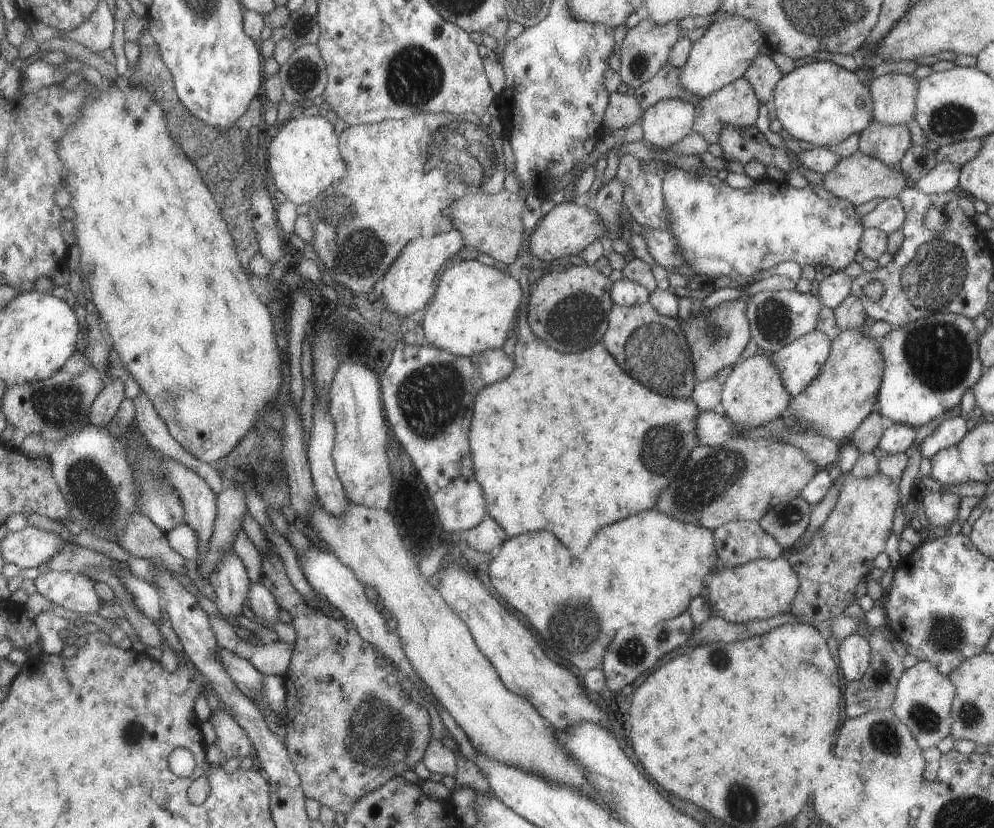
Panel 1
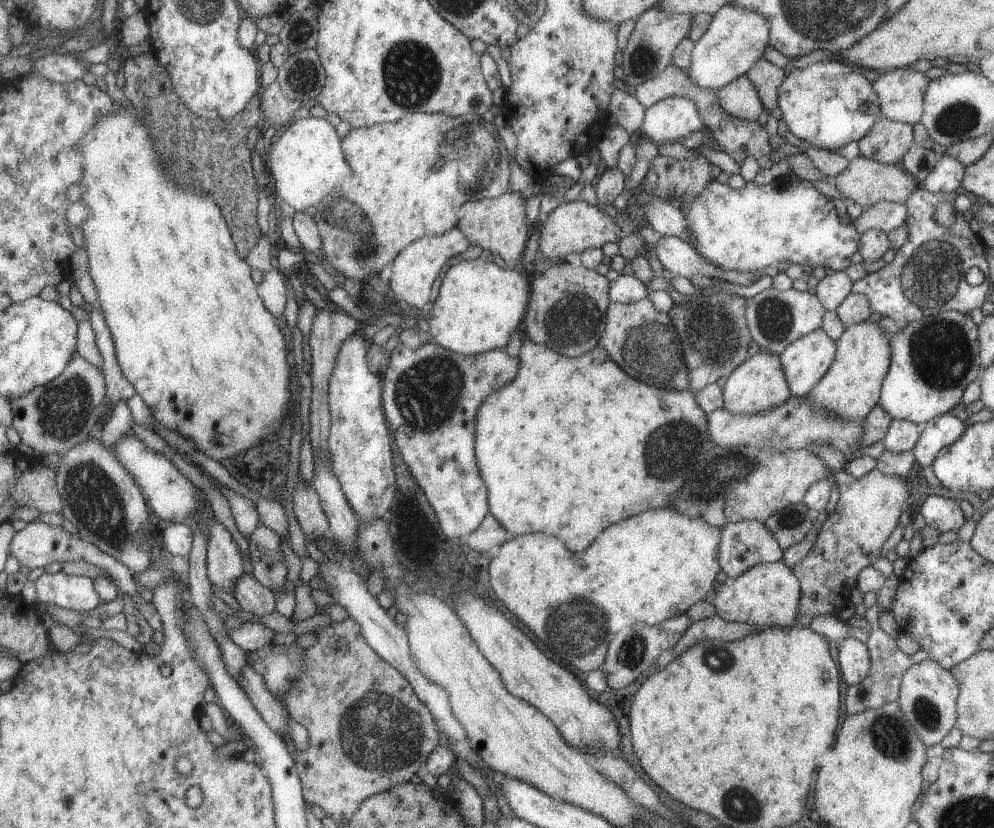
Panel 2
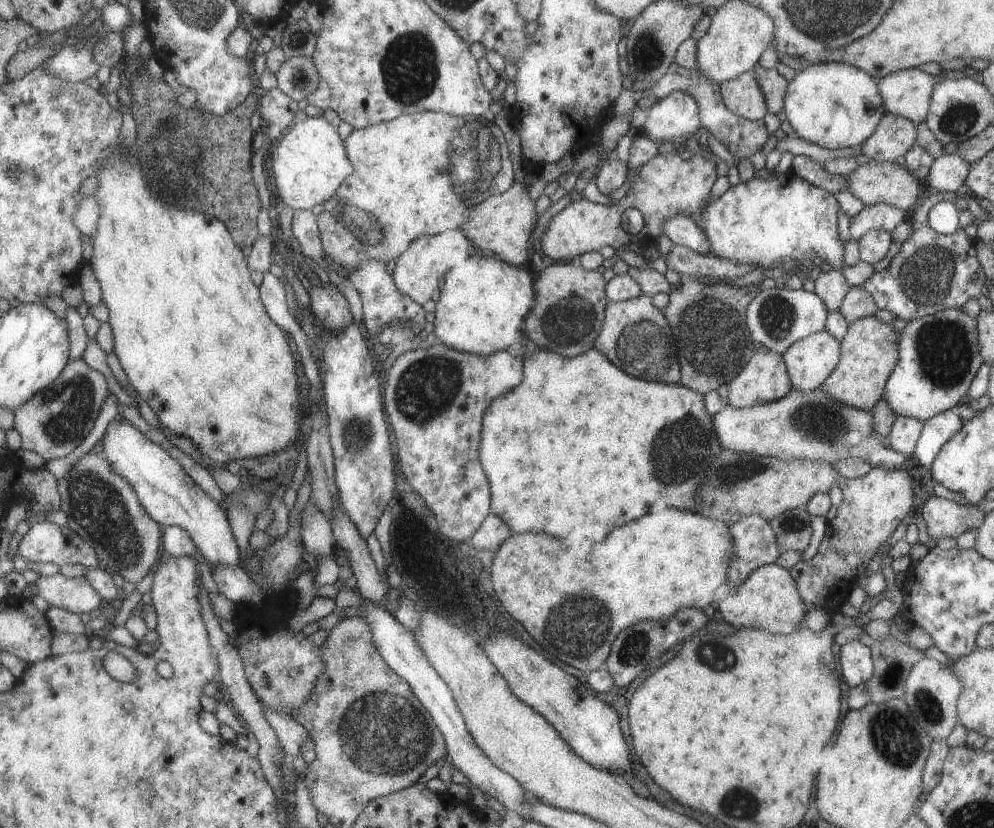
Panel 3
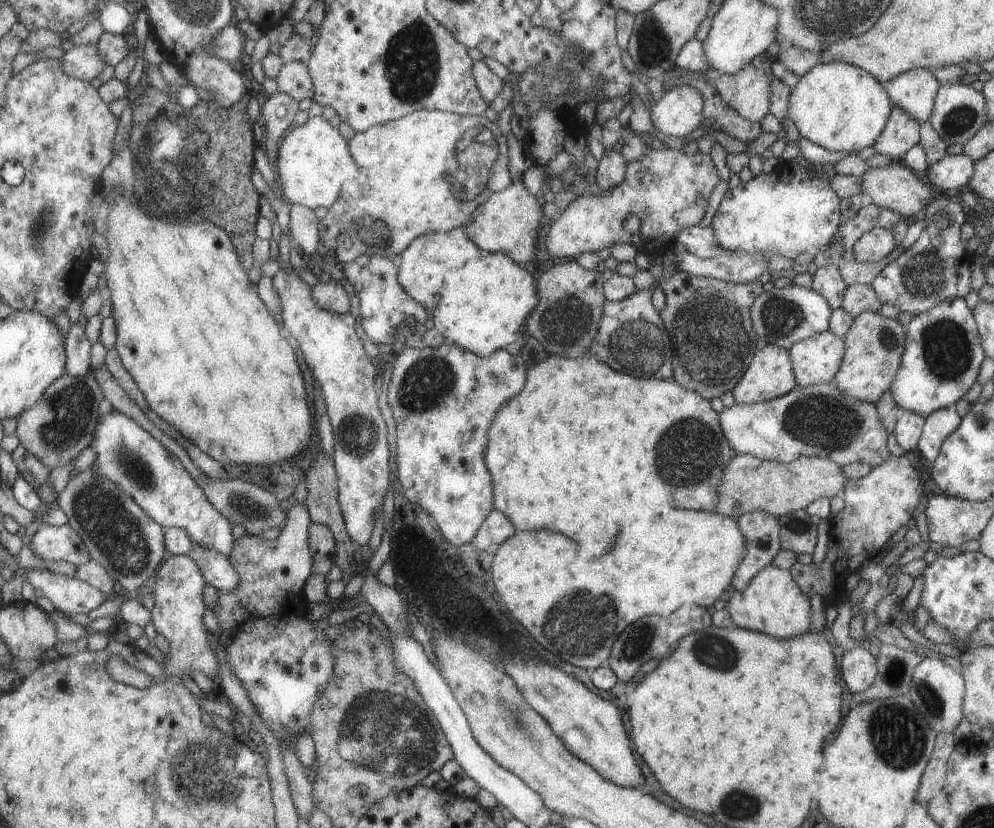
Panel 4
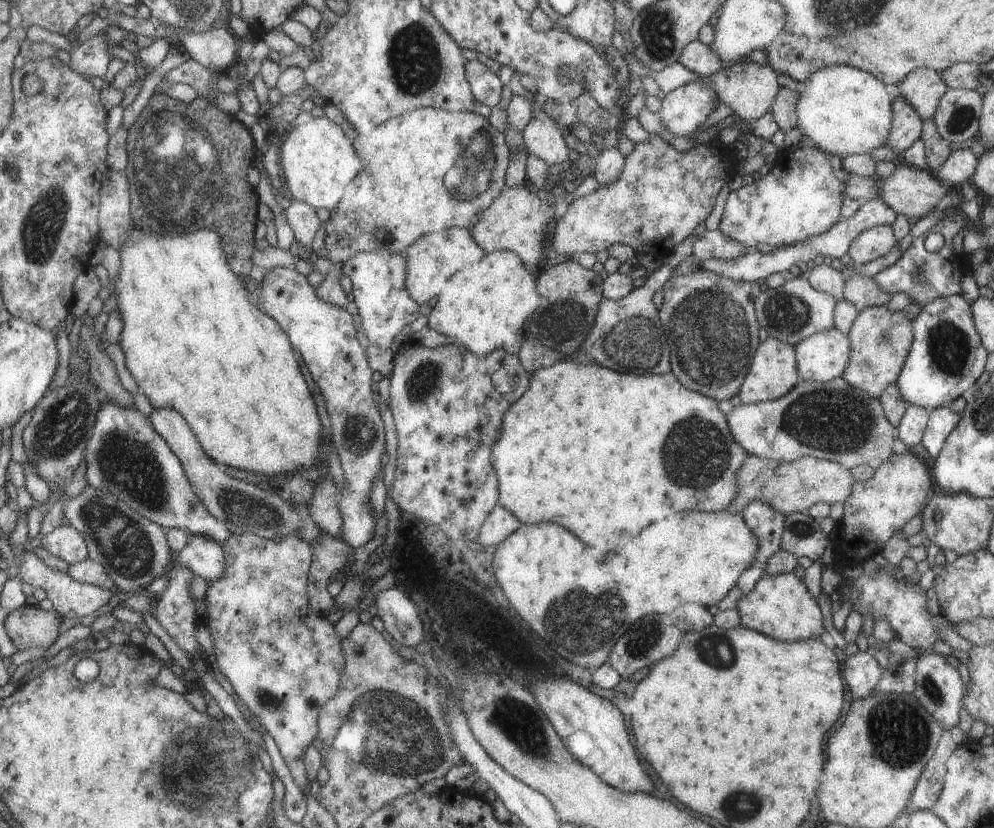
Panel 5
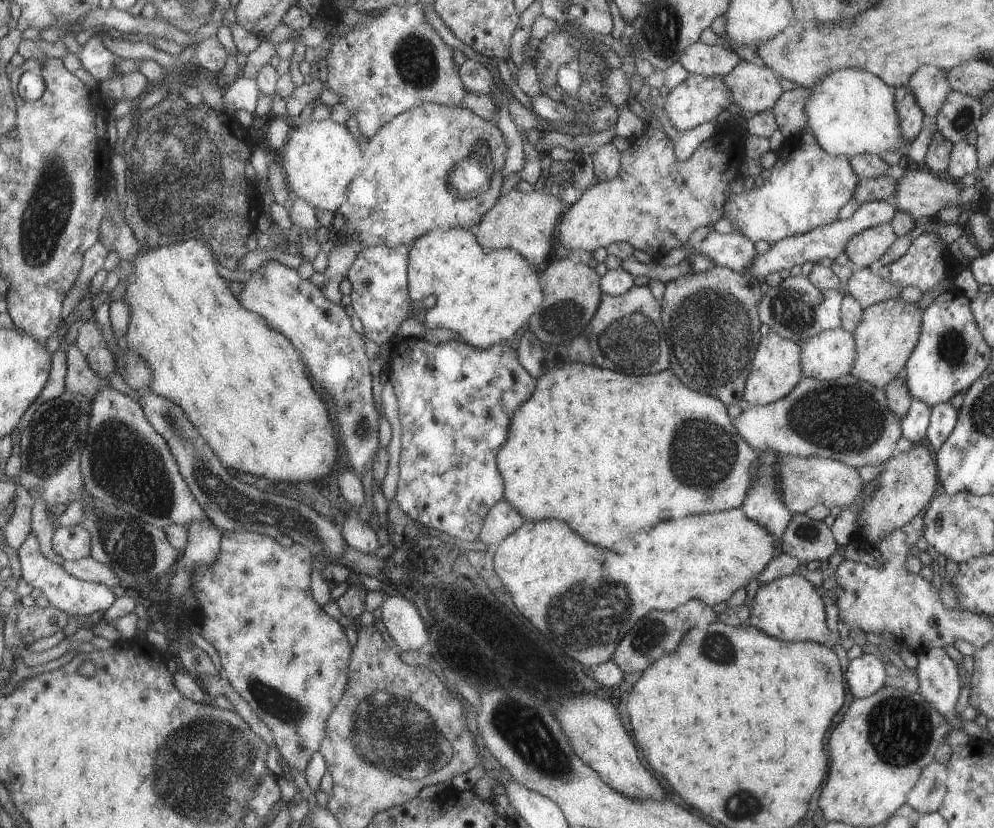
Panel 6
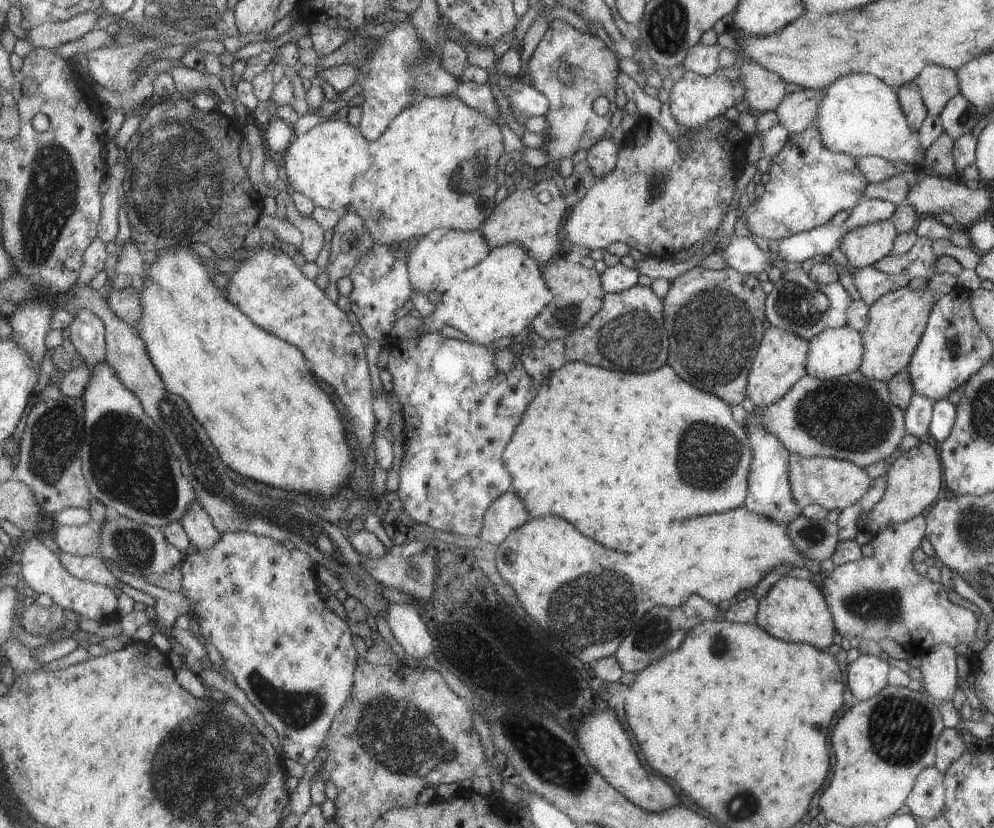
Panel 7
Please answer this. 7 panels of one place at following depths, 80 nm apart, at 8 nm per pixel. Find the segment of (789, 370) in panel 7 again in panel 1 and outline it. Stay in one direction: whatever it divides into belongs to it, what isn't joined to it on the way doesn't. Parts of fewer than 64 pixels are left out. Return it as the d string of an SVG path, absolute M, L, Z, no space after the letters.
M754 354L735 363L721 385L720 410L737 426L755 428L765 425L787 411L790 394L784 387L780 373L769 358L769 354Z

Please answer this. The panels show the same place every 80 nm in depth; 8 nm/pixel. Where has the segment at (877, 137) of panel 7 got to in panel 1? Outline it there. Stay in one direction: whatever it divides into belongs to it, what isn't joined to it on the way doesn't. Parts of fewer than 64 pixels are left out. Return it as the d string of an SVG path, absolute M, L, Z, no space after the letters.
M813 60L783 75L773 87L769 105L791 138L817 147L835 146L851 134L859 134L873 122L873 101L868 85L832 61Z

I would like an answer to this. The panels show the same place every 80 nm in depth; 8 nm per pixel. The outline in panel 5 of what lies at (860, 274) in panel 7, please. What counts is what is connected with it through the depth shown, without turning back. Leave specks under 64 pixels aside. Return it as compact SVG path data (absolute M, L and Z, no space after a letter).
M860 274L844 279L843 299L853 304L858 312L867 307L885 305L891 298L888 292L882 291L873 277Z

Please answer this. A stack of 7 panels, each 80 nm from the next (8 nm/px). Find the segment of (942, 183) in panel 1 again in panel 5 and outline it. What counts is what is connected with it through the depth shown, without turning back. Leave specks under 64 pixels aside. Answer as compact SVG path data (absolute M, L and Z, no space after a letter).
M968 147L950 151L949 156L941 163L941 166L934 171L934 174L949 186L955 189L974 173L978 157Z

